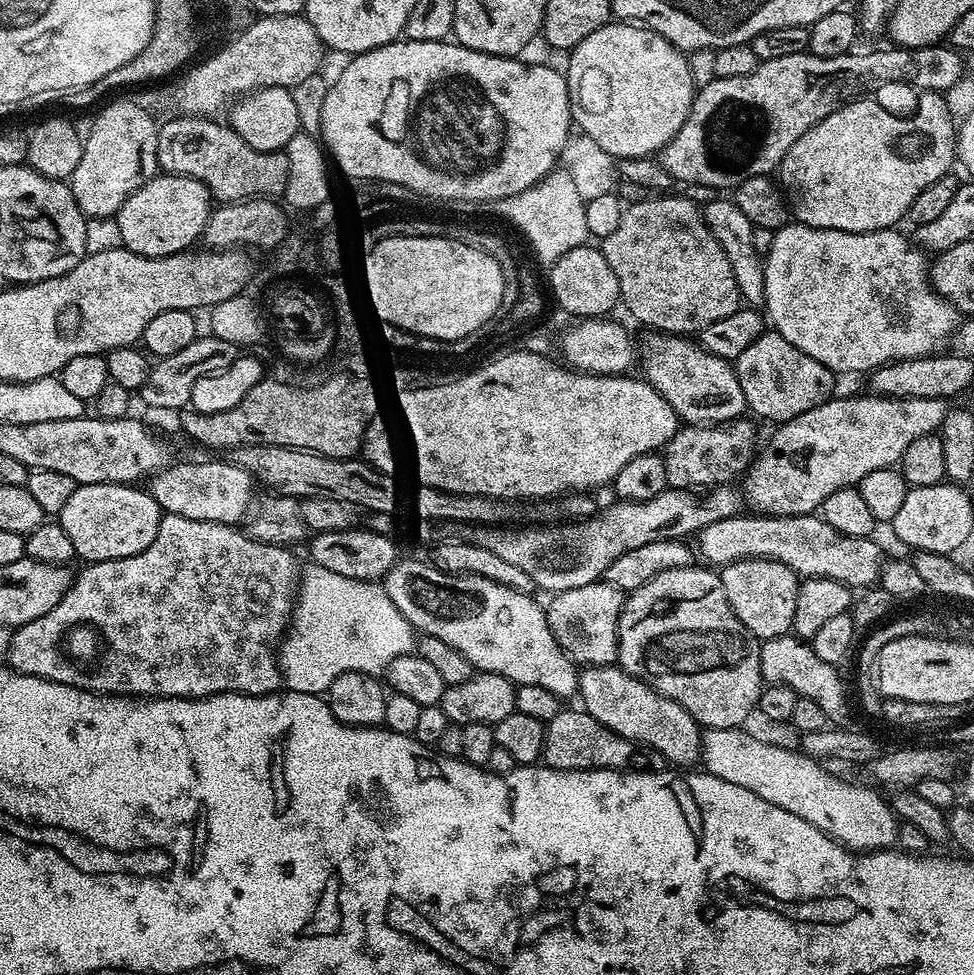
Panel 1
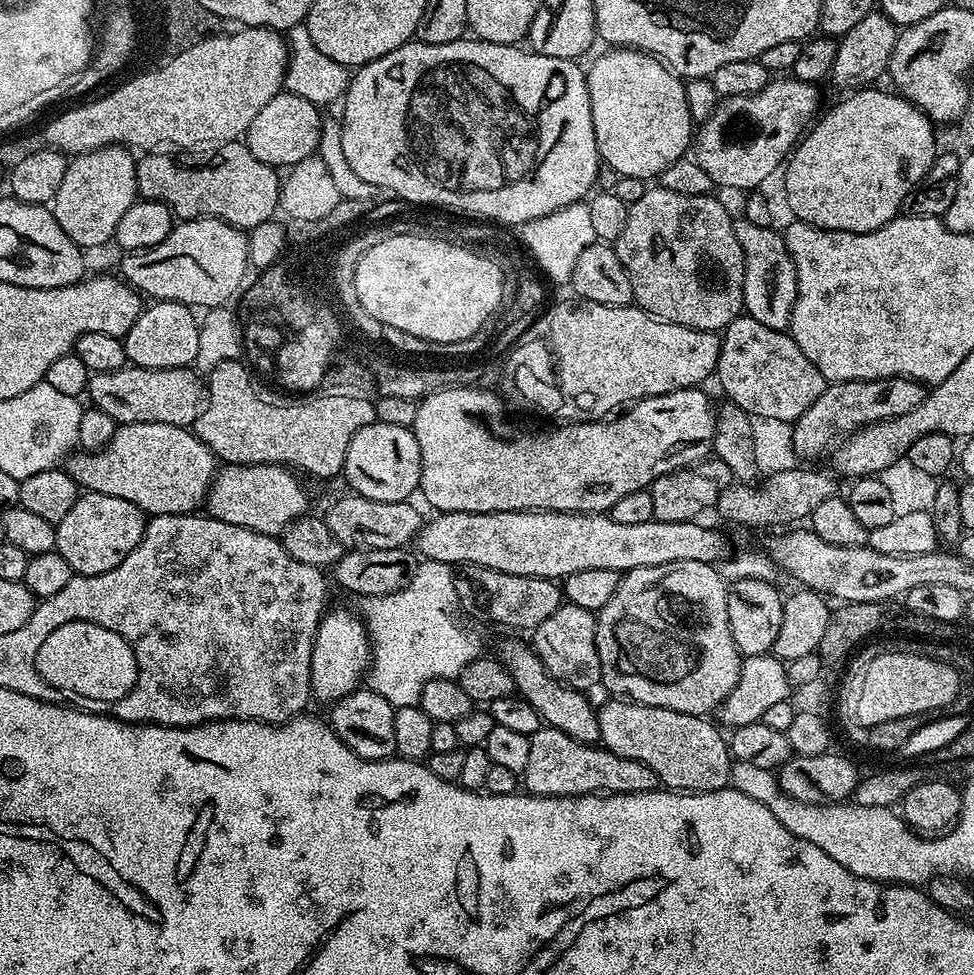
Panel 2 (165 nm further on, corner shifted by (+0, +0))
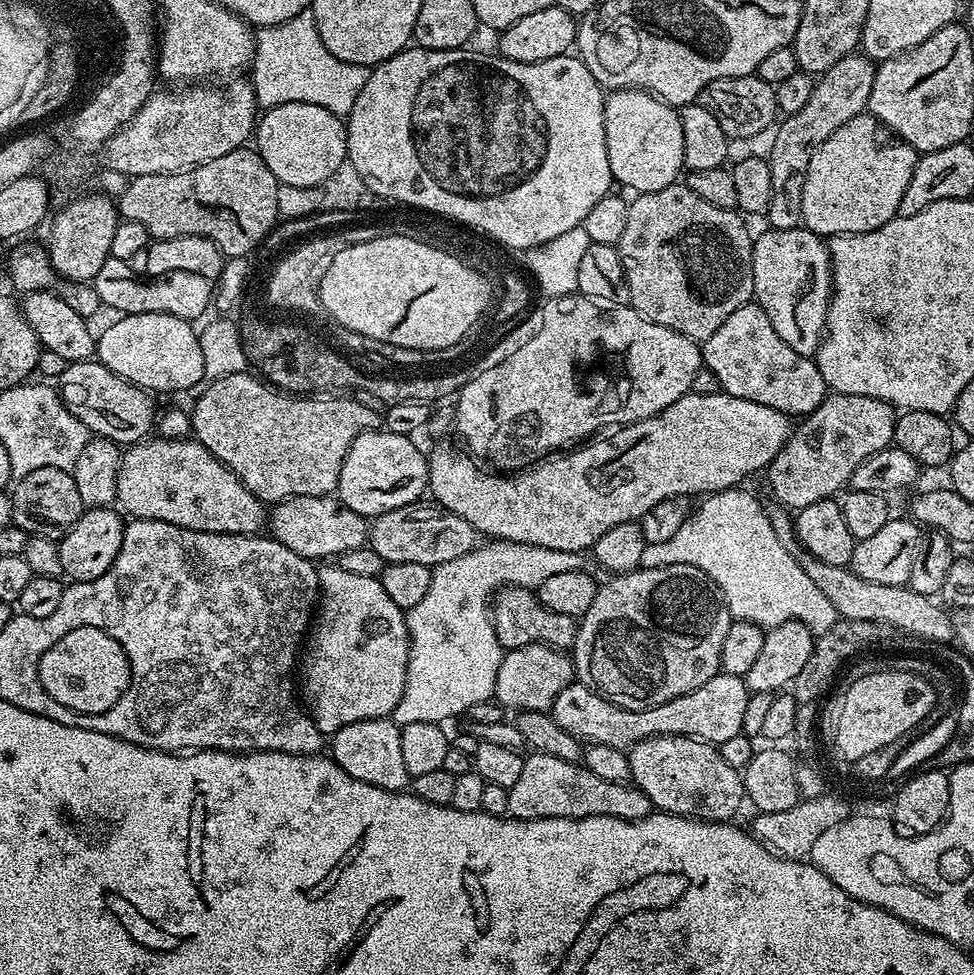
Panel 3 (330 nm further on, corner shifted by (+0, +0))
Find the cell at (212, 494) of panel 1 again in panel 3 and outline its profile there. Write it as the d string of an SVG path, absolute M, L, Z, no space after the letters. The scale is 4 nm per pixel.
M332 494L295 496L289 500L281 500L270 512L272 539L282 542L286 550L294 550L294 554L313 562L339 558L343 552L365 547L368 544L369 527L369 521L365 517L350 510Z

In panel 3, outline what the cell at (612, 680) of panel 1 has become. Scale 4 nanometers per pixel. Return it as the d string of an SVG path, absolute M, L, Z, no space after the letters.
M650 736L627 749L631 783L650 798L653 809L669 812L671 816L690 816L693 820L728 822L732 815L745 803L744 782L741 773L731 768L720 757L717 745L707 744L689 736Z

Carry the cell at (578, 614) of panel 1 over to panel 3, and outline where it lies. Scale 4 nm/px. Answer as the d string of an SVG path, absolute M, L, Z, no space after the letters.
M531 644L530 646L522 646L521 648L510 648L504 652L502 662L498 666L498 678L494 682L494 700L505 710L523 710L526 712L548 712L552 706L552 700L558 698L558 694L562 694L562 690L566 690L566 686L573 683L574 680L574 665L572 657L567 651L551 648L548 644Z

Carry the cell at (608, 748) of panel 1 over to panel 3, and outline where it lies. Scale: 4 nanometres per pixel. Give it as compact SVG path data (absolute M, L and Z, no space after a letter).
M532 752L524 756L524 765L518 782L508 789L507 815L514 820L537 820L538 818L590 818L609 816L623 820L641 820L652 815L654 809L650 798L642 790L627 783L619 784L598 777L583 763L565 762L550 754Z

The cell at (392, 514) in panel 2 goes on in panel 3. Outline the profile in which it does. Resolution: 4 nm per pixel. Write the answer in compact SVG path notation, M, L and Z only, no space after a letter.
M417 502L407 504L398 510L384 512L371 521L368 530L368 544L385 564L394 562L418 562L427 568L435 568L450 558L462 558L462 554L473 551L478 544L478 533L458 514L447 512L435 503Z

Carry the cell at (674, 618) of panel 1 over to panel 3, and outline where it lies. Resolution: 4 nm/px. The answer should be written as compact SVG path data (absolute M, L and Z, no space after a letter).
M675 564L674 566L662 566L661 568L638 567L632 572L621 572L608 578L605 584L603 581L597 587L594 594L594 603L590 605L590 610L586 610L586 614L579 617L576 643L570 649L575 679L592 689L593 692L598 693L602 698L630 710L653 708L662 702L670 702L670 698L678 698L682 694L690 694L690 690L698 690L698 686L702 686L702 682L710 682L710 678L714 678L717 672L721 671L722 642L726 642L726 630L730 630L732 622L732 615L728 605L724 603L719 588L712 583L712 579L706 573L694 566Z

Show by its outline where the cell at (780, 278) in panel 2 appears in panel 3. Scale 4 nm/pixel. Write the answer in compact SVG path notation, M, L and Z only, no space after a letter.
M803 226L790 230L768 228L752 241L752 273L755 303L766 310L778 338L790 350L815 357L832 301L832 263L827 243Z

